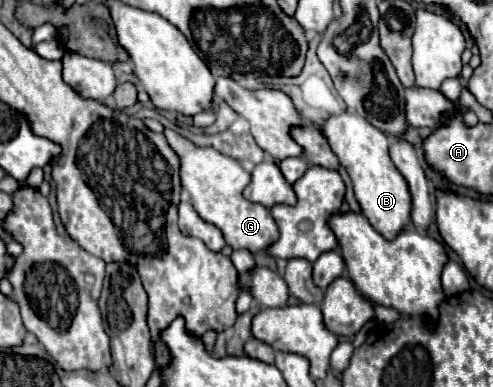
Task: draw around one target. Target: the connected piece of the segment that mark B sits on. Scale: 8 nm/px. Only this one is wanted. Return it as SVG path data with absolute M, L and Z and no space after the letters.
M348 110L342 114L332 114L328 120L324 120L320 126L320 132L328 140L340 164L346 168L354 186L356 200L362 208L362 214L368 218L368 222L372 222L372 226L384 238L392 240L410 222L412 198L402 174L396 170L396 166L390 160L388 136L382 134L364 118L360 118L358 114Z

